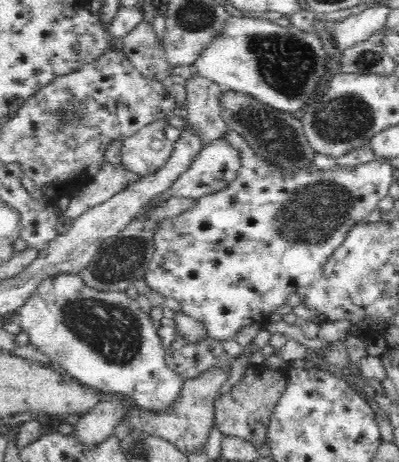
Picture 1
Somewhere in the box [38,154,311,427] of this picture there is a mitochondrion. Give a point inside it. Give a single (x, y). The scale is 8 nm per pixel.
(112, 331)

